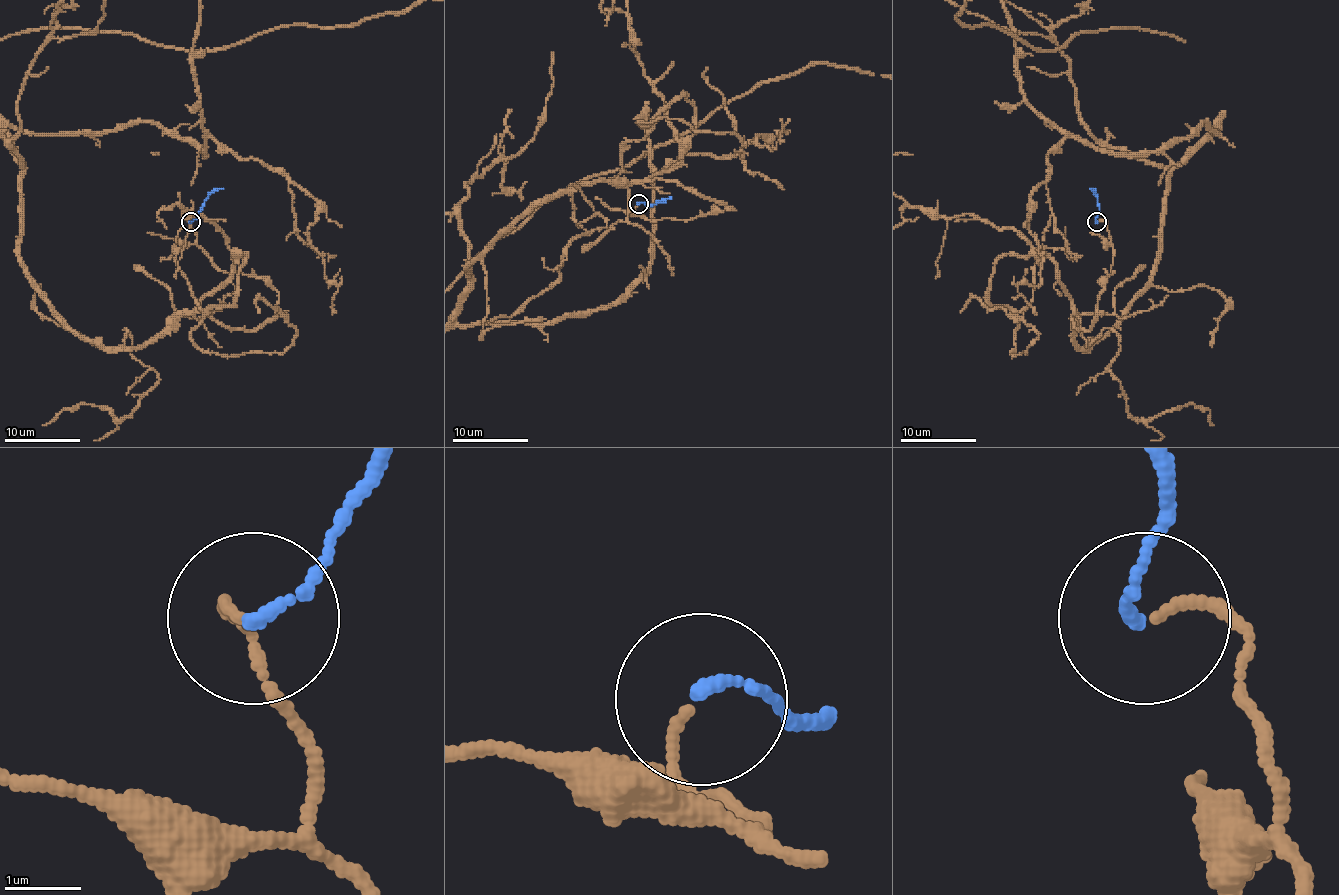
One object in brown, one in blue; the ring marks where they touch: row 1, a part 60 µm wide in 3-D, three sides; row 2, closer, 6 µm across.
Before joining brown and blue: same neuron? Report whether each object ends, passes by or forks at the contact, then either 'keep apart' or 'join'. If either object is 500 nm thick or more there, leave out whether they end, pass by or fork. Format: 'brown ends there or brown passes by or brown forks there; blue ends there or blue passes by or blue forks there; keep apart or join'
brown ends there; blue ends there; join

